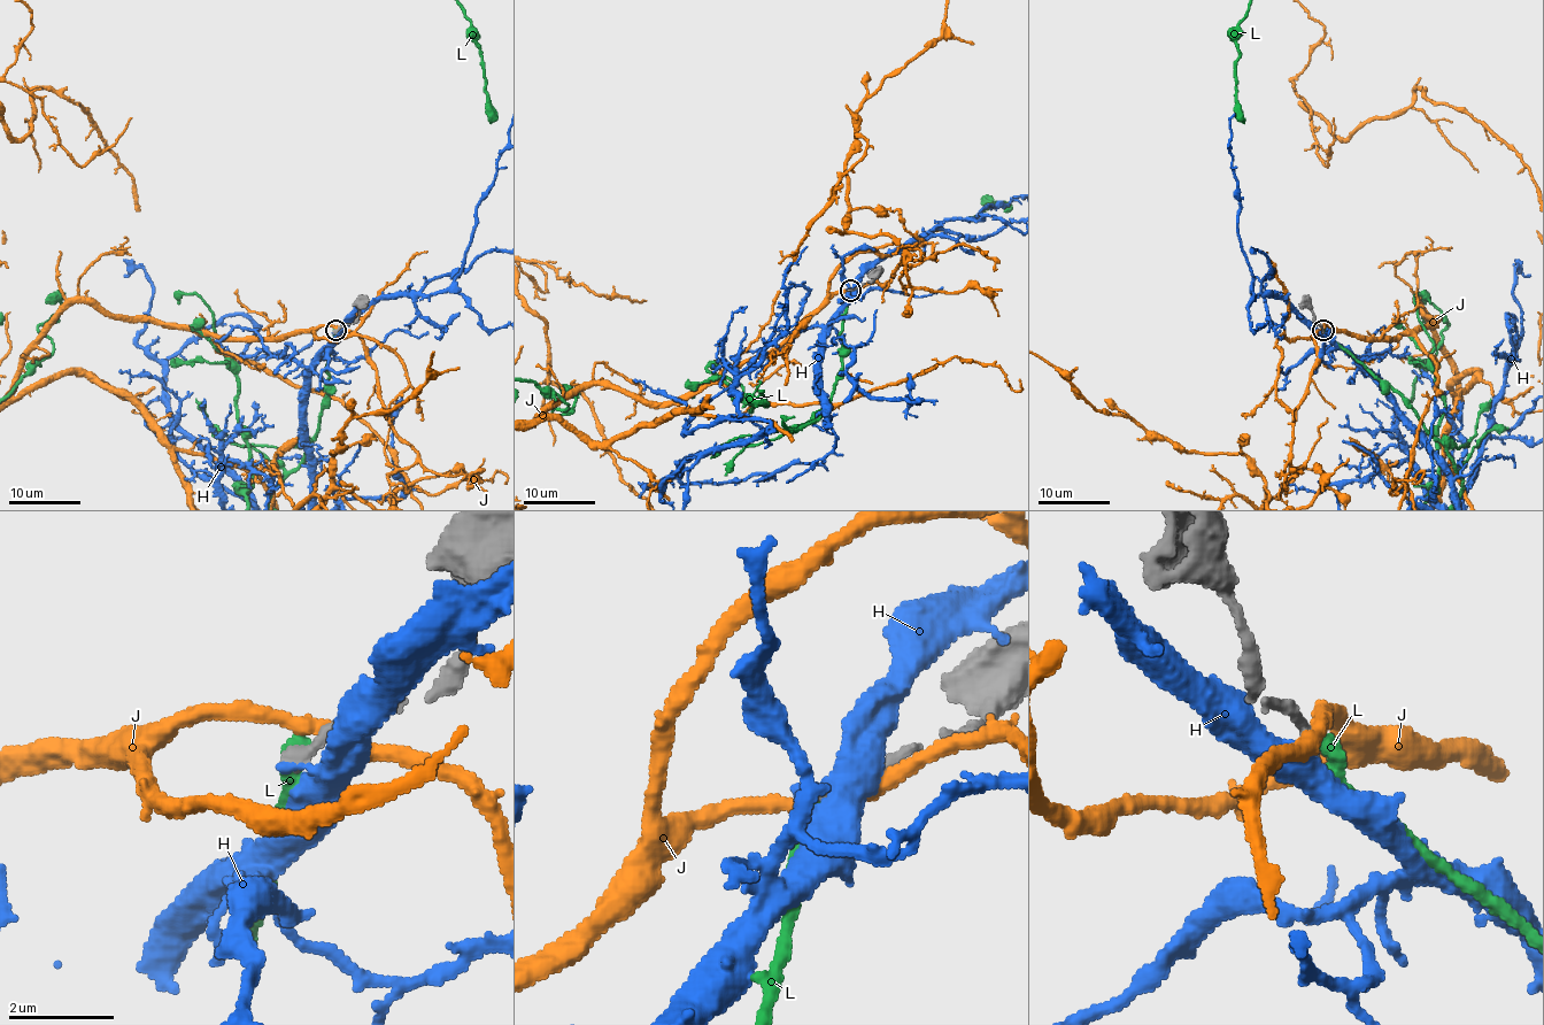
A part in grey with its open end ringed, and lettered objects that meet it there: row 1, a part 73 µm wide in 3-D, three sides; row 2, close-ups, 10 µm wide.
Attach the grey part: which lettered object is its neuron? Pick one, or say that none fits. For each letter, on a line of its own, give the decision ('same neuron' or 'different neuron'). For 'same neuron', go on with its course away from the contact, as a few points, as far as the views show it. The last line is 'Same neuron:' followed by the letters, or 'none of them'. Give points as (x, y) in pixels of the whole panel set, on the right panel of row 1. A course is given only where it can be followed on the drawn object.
H: different neuron
J: different neuron
L: same neuron
Same neuron: L

